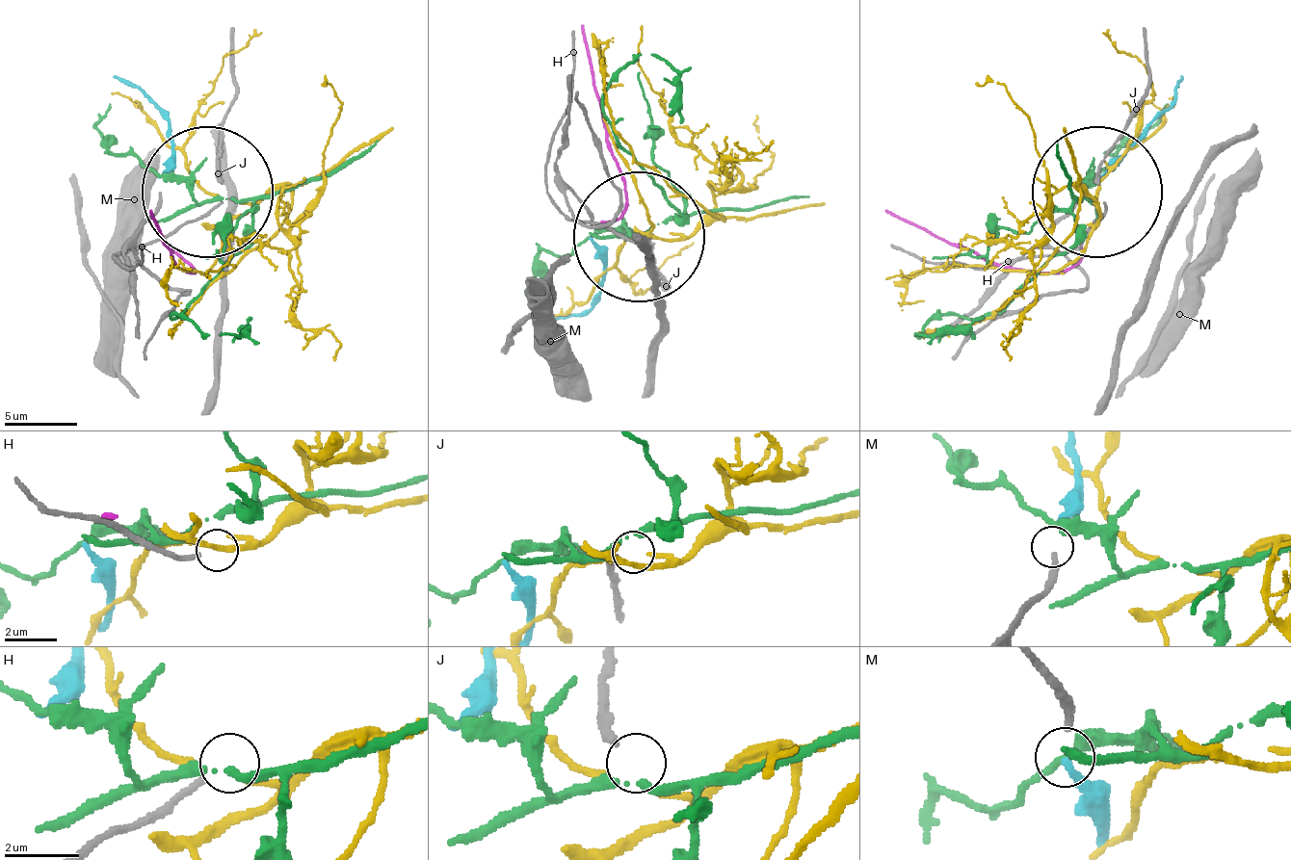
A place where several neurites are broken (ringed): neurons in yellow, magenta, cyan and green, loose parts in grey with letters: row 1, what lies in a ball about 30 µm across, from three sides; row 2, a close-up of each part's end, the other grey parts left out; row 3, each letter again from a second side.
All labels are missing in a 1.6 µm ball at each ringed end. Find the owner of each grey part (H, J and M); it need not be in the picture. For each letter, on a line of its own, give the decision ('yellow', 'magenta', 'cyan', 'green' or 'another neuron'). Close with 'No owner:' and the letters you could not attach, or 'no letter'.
H: another neuron
J: another neuron
M: cyan
No owner: H, J

